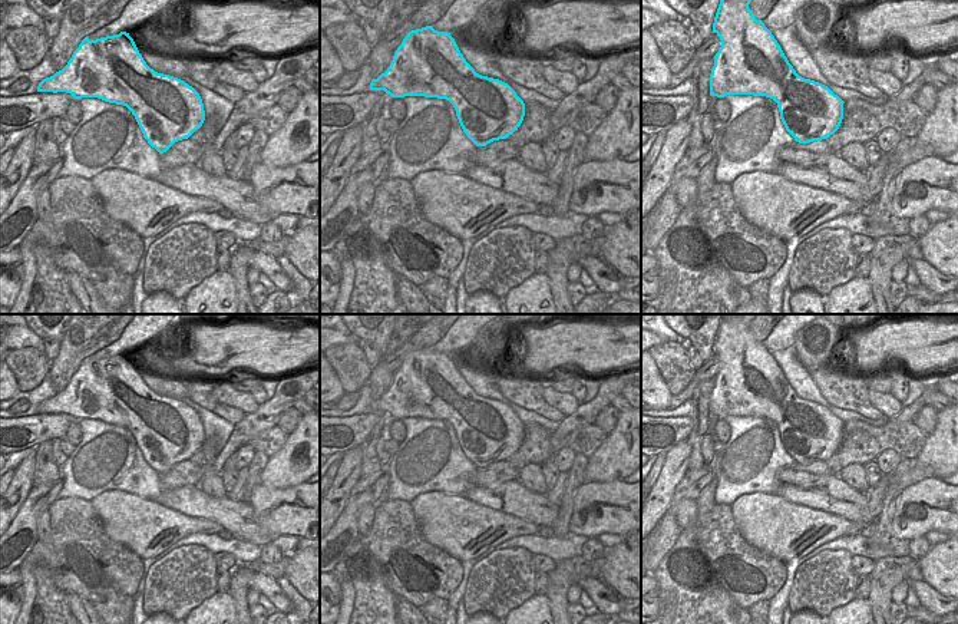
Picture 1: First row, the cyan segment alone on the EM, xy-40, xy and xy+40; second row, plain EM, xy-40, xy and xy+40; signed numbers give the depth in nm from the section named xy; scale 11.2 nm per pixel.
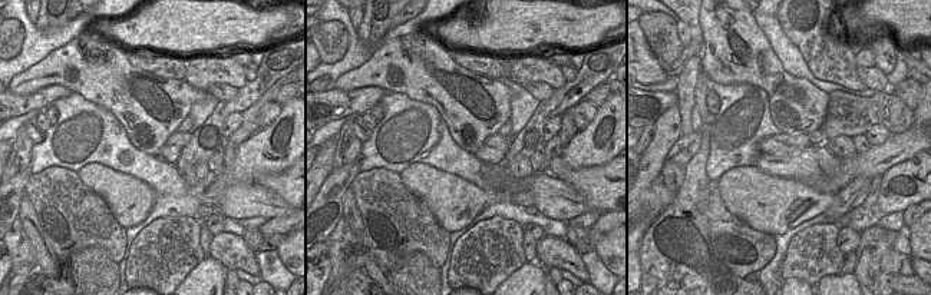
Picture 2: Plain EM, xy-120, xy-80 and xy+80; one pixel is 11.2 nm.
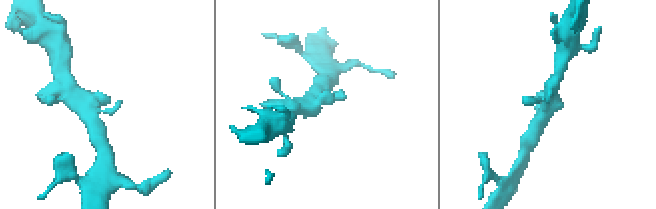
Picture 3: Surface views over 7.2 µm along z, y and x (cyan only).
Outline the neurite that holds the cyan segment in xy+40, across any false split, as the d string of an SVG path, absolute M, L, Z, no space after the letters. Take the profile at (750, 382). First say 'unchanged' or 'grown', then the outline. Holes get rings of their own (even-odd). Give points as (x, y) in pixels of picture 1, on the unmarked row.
unchanged; M721 314L713 344L721 369L714 377L710 415L770 419L796 463L827 460L842 445L845 423L827 407L796 394L772 353L749 330L754 318Z

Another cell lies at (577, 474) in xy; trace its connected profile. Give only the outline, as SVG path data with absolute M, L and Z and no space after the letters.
M577 453L574 463L569 469L569 478L565 489L565 495L561 501L558 518L554 522L554 536L569 538L569 522L574 514L574 496L581 485L585 483L585 469L589 458L582 453Z

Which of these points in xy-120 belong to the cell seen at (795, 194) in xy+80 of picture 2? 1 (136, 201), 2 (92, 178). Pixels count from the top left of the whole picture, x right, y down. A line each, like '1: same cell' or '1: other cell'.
1: same cell
2: same cell

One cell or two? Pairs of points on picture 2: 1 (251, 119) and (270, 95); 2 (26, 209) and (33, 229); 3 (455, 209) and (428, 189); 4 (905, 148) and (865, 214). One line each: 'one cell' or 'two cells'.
1: one cell
2: one cell
3: one cell
4: two cells

